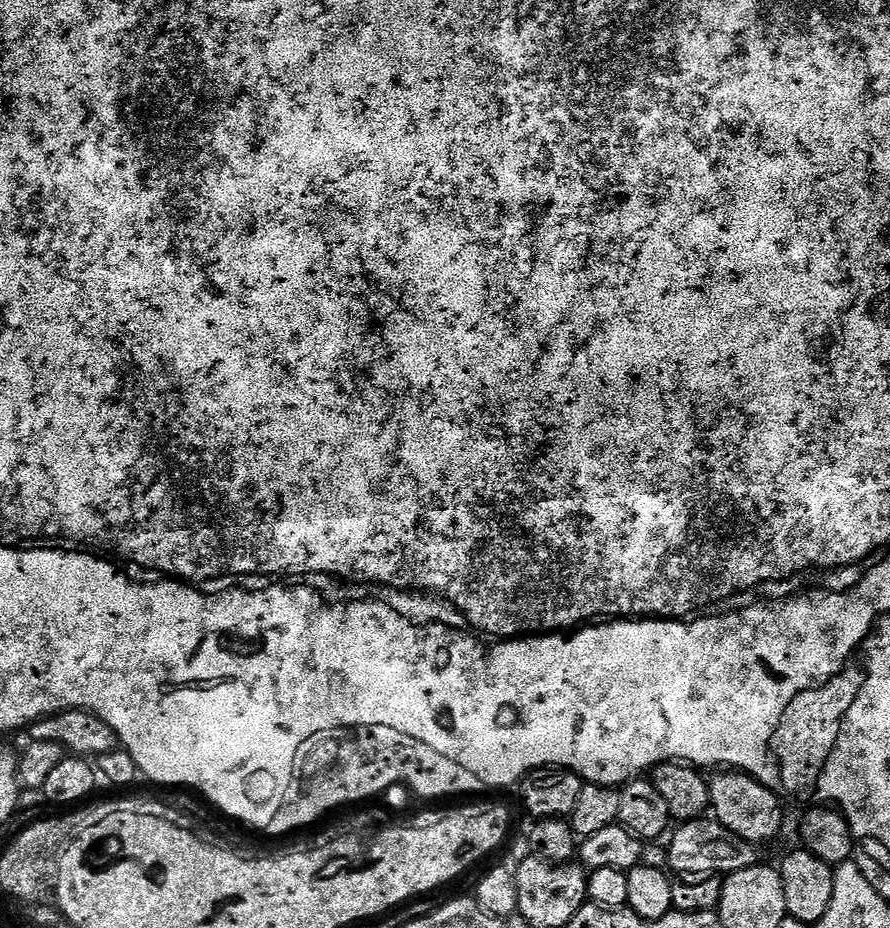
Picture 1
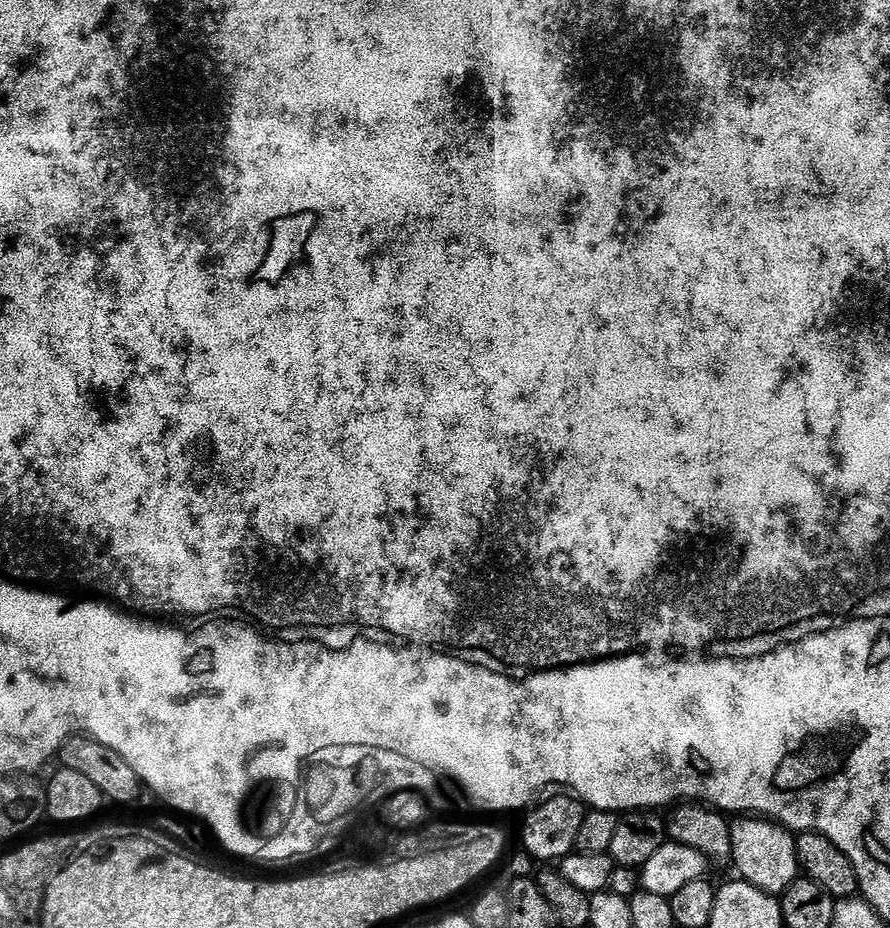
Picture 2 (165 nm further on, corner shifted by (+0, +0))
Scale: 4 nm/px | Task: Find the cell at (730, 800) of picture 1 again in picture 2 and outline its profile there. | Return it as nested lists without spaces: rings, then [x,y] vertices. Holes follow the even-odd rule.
[[[740,816],[730,825],[731,863],[741,879],[772,895],[781,895],[800,874],[795,835],[783,825],[763,817]]]

